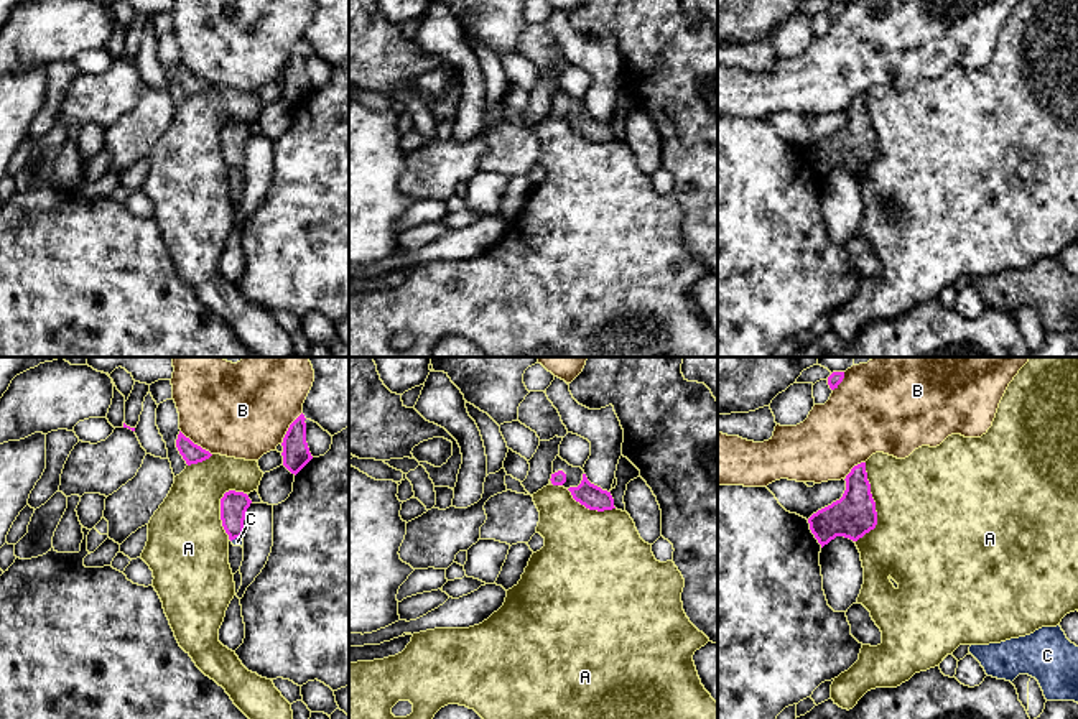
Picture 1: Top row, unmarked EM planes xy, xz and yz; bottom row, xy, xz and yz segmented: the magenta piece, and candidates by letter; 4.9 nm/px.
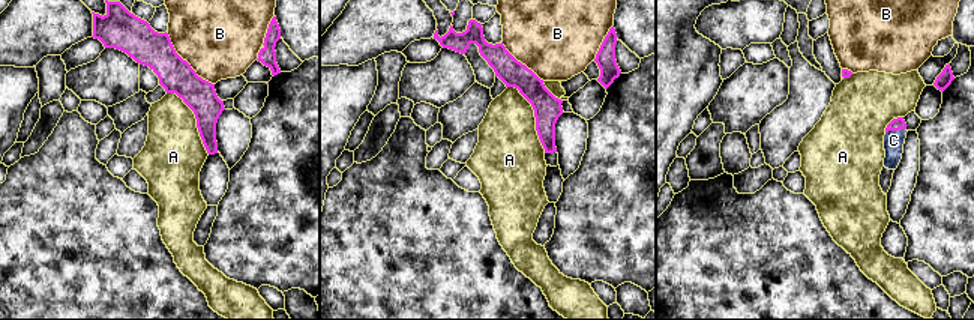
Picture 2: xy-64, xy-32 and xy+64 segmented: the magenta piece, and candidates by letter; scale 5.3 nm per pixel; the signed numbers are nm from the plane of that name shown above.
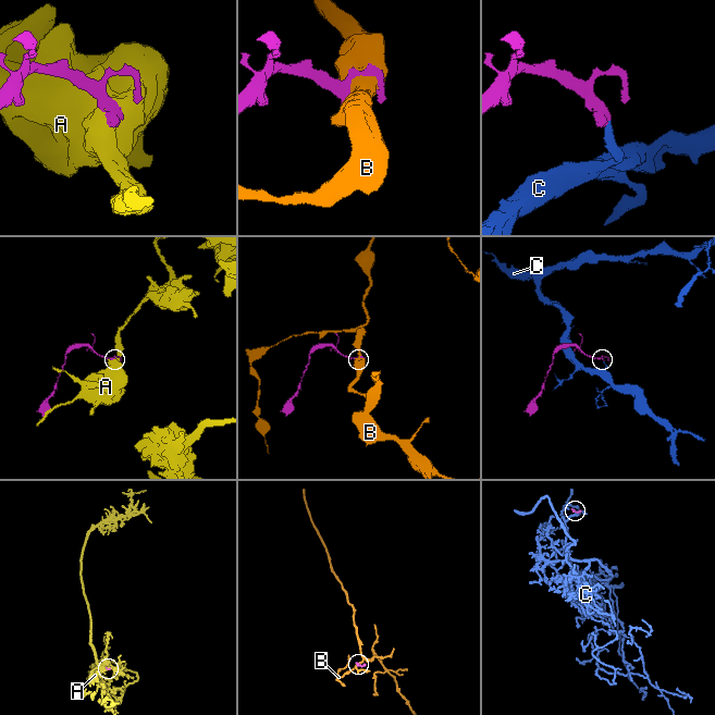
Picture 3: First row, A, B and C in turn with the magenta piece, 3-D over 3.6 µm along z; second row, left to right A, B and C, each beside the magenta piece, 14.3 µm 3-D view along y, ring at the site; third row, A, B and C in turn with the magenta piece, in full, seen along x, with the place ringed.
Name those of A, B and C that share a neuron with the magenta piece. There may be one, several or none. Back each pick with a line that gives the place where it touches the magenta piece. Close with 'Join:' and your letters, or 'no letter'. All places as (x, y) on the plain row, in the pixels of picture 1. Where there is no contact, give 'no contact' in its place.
C: contact xy (236, 168)
Join: C

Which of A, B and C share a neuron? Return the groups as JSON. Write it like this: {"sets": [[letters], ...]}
{"sets": [["A"], ["B"], ["C"]]}

